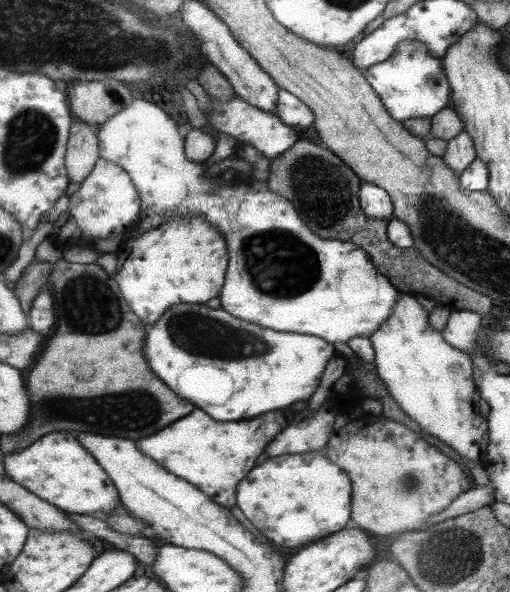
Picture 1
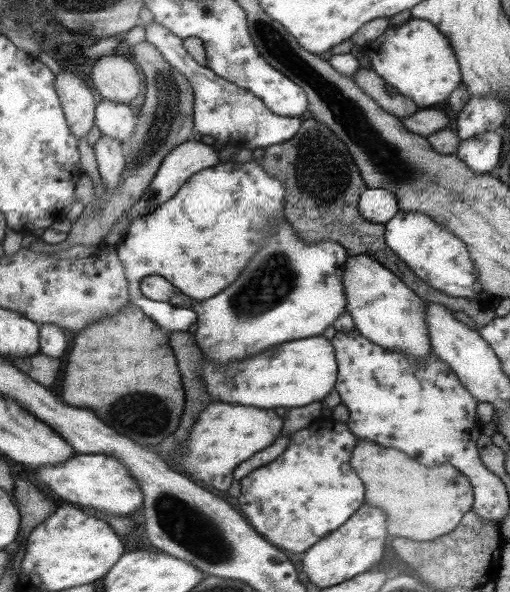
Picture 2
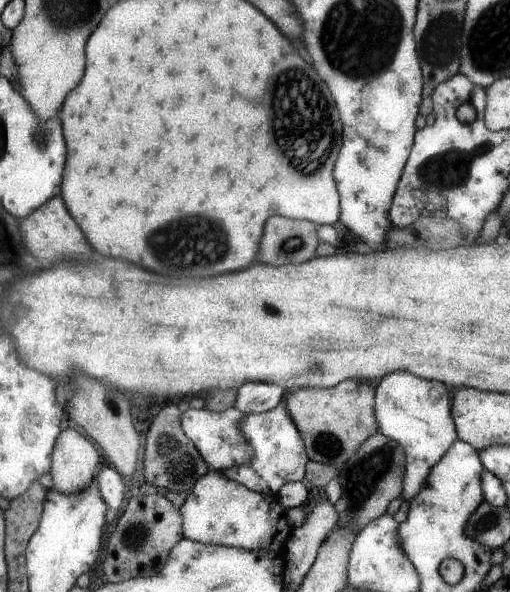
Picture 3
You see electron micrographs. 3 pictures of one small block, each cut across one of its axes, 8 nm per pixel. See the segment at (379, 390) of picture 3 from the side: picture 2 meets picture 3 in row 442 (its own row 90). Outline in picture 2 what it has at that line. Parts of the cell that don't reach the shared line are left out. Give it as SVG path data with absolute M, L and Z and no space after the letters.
M409 18L407 24L391 30L387 28L379 38L371 40L365 46L365 56L371 60L371 70L375 70L381 80L389 82L397 94L403 94L409 102L413 102L419 110L435 108L443 104L447 96L461 84L461 68L457 64L457 56L443 32L435 28L429 20Z

